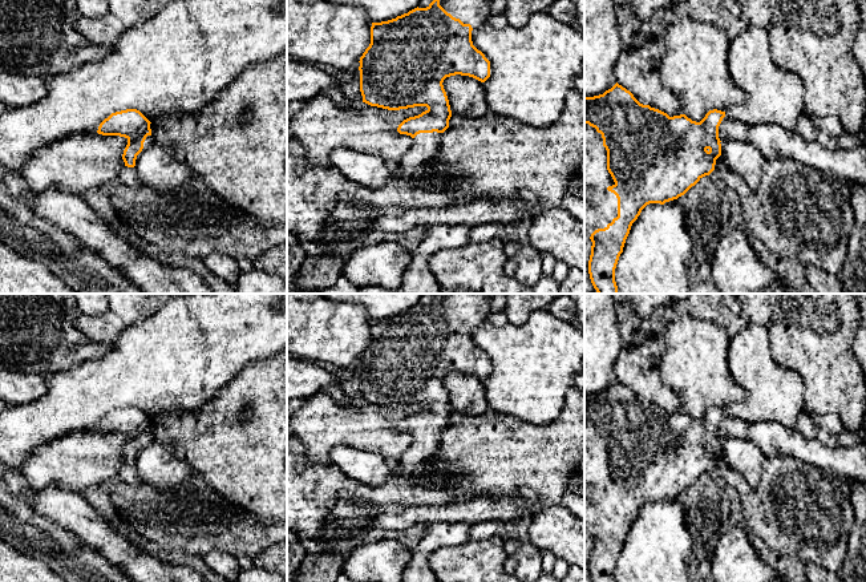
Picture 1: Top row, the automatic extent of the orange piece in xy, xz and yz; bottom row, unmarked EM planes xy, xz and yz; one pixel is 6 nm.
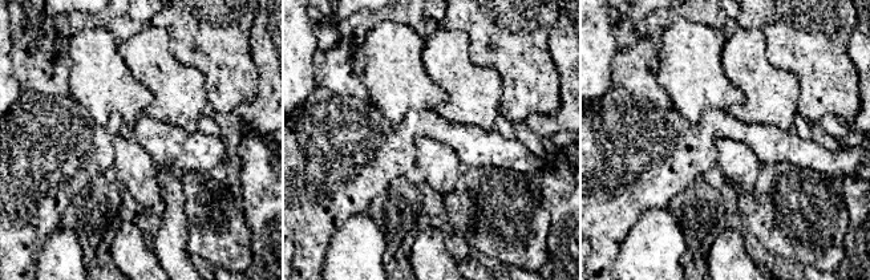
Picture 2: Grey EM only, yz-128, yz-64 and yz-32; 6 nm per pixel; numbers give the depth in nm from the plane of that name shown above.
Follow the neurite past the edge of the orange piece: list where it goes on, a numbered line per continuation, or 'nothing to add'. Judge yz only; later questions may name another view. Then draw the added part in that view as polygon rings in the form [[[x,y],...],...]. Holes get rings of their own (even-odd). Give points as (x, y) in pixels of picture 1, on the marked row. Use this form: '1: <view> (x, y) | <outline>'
1: yz (773, 141) | [[[724,117],[719,138],[754,145],[765,161],[793,159],[850,182],[866,185],[866,132],[863,141],[850,150],[827,149],[817,140],[805,140],[797,130],[776,124],[748,125]]]
2: yz (601, 206) | [[[584,124],[584,234],[588,238],[618,217],[618,198],[607,190],[612,185],[602,134]]]

